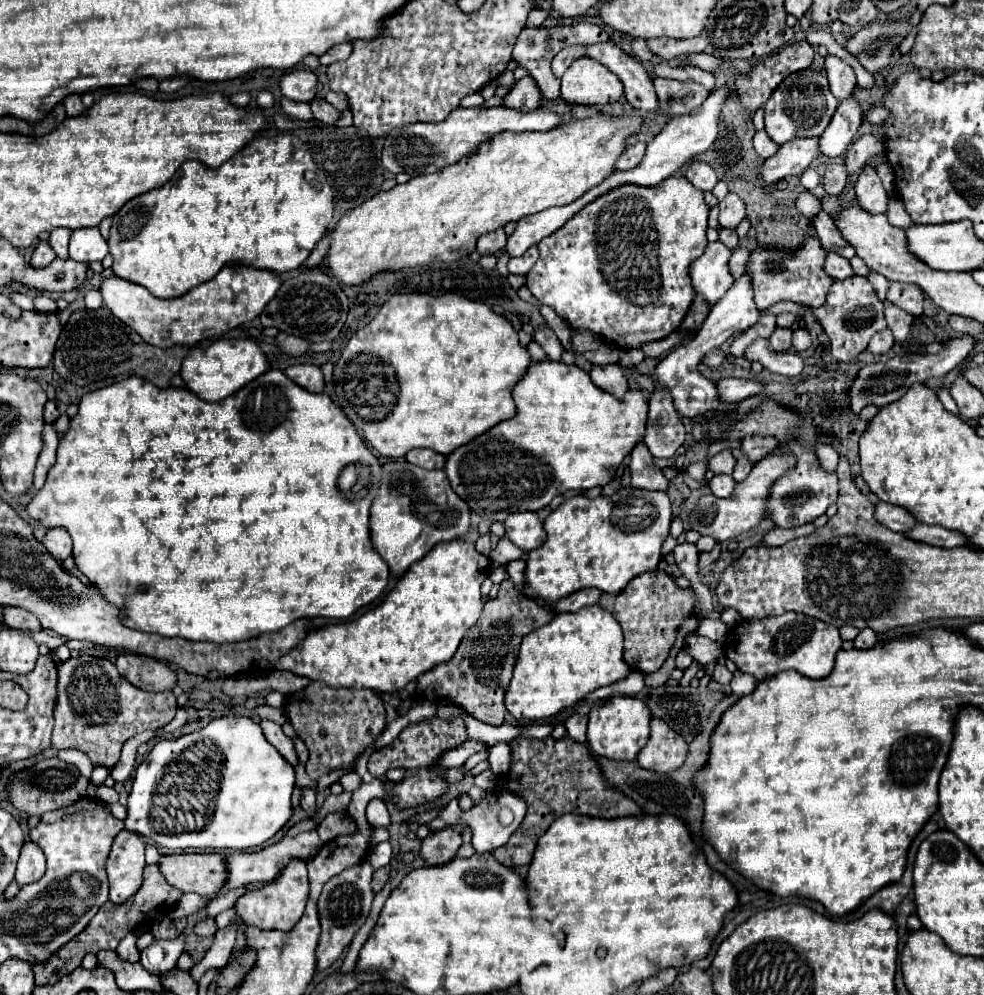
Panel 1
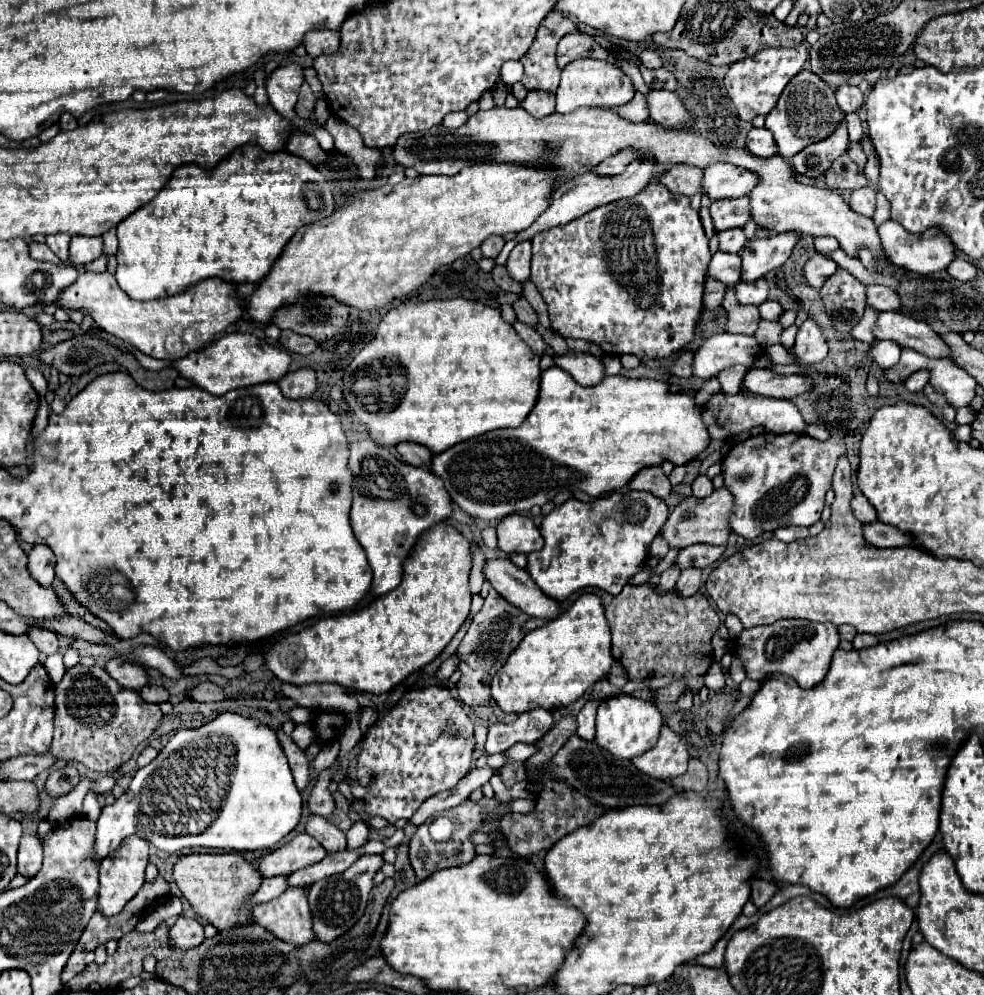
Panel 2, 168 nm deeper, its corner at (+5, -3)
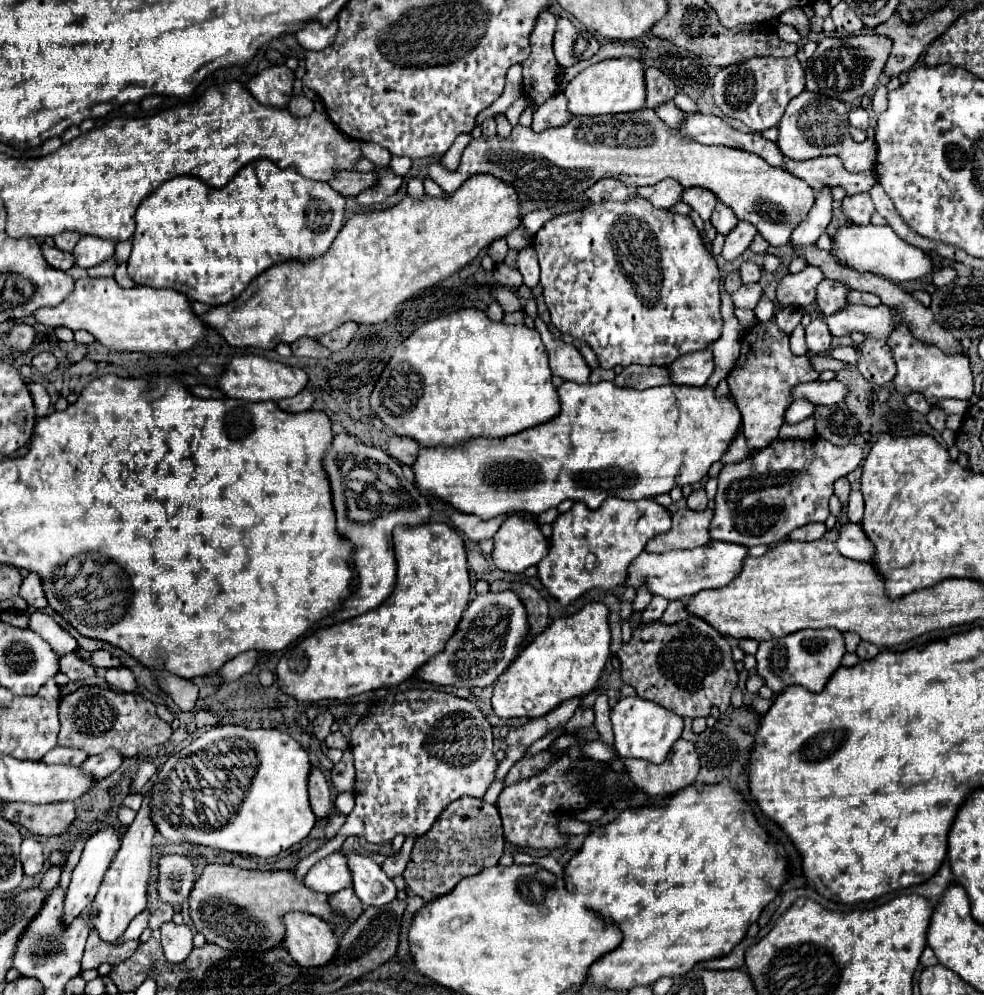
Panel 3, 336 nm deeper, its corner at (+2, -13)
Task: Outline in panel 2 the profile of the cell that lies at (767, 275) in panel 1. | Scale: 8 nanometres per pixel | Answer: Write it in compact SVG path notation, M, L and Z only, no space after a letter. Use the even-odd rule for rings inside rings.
M764 278L756 280L750 286L742 286L742 284L736 286L736 298L738 298L740 304L760 306L762 302L768 300L768 294L770 294L770 286L768 286L768 282Z

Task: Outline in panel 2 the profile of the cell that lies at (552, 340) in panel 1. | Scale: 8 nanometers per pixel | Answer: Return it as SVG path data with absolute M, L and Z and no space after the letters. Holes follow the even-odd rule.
M524 298L514 302L514 312L516 312L518 322L524 322L524 324L528 324L532 328L538 326L538 314L536 314L536 310Z

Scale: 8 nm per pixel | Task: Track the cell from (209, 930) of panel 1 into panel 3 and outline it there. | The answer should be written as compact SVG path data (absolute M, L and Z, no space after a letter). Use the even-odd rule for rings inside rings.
M163 922L159 930L161 930L161 946L163 946L163 952L165 952L167 960L173 962L173 964L183 962L193 950L191 928L185 926L185 924Z

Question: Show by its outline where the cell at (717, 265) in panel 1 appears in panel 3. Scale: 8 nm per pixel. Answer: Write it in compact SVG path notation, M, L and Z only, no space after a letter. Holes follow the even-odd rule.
M747 260L747 262L743 262L743 266L741 266L741 278L743 278L743 284L749 284L749 282L759 282L759 278L761 278L761 266L759 264L755 264L753 260Z

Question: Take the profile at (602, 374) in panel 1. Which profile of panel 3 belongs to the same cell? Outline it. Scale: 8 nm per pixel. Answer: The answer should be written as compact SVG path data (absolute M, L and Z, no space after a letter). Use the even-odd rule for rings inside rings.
M539 316L535 318L535 328L539 330L541 340L545 344L545 350L549 356L549 366L551 366L553 374L561 376L563 380L569 380L569 382L579 382L579 384L587 382L591 370L585 364L583 356L577 352L577 348L559 338L553 338L547 324Z

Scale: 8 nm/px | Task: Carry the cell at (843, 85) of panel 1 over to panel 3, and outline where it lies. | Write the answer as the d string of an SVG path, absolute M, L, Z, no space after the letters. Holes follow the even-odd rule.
M853 108L849 112L849 124L855 126L855 128L859 128L859 130L867 128L867 118L869 118L867 110L863 110L863 108Z

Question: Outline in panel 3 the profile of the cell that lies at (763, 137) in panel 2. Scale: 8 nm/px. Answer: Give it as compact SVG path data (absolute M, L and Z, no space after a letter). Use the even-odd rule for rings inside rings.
M687 114L683 128L679 130L683 136L691 138L699 144L715 144L715 146L731 146L745 152L753 152L761 156L771 166L783 166L785 156L779 152L779 146L775 142L765 140L761 134L755 132L739 132L731 128L727 122L723 122L719 116L705 116L705 114Z

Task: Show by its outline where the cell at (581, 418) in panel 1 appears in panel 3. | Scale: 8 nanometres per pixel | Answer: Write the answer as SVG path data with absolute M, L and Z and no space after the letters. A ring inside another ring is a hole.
M565 382L559 388L559 398L561 398L561 414L545 424L521 430L517 434L511 434L507 438L471 438L463 444L455 444L451 448L447 446L439 446L439 448L419 448L419 456L413 464L413 474L415 474L415 486L419 488L419 492L425 498L437 498L443 504L447 504L449 508L463 512L463 514L475 514L483 520L495 518L511 508L517 510L529 510L533 514L545 512L553 506L559 506L563 500L573 500L573 502L583 502L587 504L587 508L597 510L601 506L601 502L609 496L617 496L623 500L641 500L641 498L653 498L657 494L667 494L671 492L673 486L687 486L687 484L697 484L711 468L713 462L721 460L721 456L727 452L729 444L733 442L733 438L739 434L741 428L741 412L737 408L737 402L733 396L715 396L715 388L709 386L655 386L649 390L623 390L619 386L615 386L613 382L599 382L599 384L575 384L575 382Z

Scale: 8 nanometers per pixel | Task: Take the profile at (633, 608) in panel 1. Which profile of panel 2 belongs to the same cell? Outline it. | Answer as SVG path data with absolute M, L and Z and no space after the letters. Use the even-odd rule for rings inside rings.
M626 584L606 608L606 618L612 628L612 656L626 668L632 682L640 682L652 672L652 688L668 686L680 678L688 680L690 692L704 686L702 676L712 662L710 638L720 624L704 594L696 592L684 598L676 590L658 592L650 584Z

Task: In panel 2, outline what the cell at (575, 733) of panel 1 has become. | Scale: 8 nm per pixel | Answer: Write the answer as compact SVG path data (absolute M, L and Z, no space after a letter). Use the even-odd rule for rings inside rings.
M586 702L580 714L576 716L576 734L584 740L594 738L594 718L596 718L598 702Z

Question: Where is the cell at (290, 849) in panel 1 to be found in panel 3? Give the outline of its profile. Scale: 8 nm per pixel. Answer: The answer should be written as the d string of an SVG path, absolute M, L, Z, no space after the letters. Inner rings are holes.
M341 852L329 854L319 860L305 876L305 884L315 892L335 894L347 886L351 886L351 874L347 868L347 858Z

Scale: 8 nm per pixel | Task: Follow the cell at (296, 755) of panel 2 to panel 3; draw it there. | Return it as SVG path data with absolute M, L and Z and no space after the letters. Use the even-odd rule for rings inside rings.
M313 768L311 776L309 776L309 800L311 800L313 814L319 820L325 820L325 818L337 814L337 808L331 800L329 784L327 784L327 780L319 768Z

